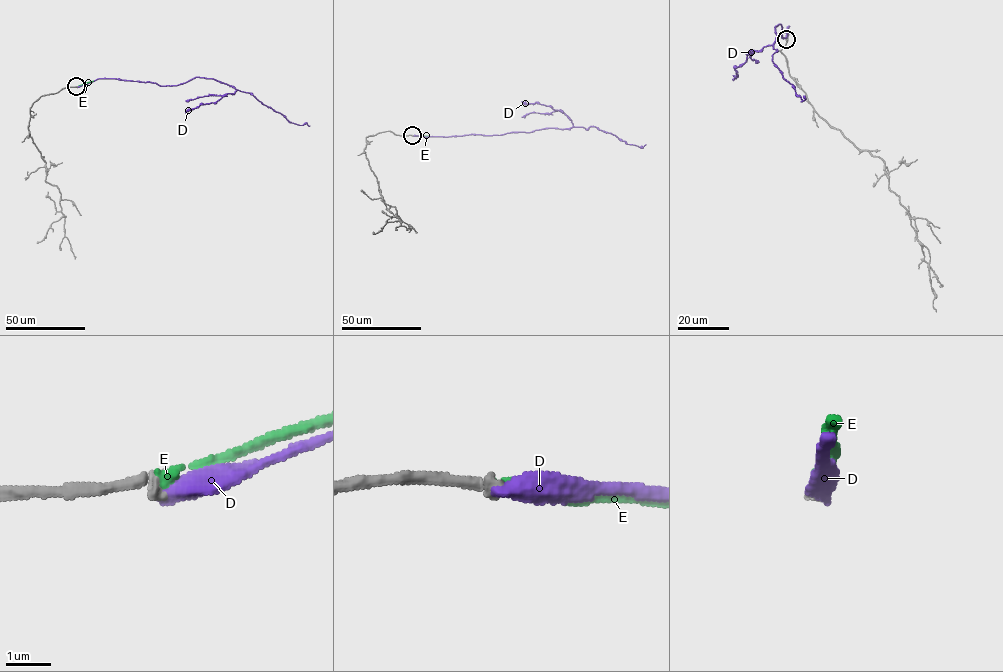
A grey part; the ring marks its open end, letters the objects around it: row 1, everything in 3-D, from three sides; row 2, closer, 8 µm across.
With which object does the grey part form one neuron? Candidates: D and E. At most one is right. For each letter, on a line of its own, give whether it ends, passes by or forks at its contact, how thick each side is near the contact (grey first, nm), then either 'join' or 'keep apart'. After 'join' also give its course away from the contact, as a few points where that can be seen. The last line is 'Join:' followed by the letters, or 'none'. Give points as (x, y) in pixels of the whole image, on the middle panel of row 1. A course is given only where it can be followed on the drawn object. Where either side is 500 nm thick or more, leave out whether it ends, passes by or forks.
D: it ends; calibres 280 and 400 nm; keep apart
E: it ends; calibres 300 and 220 nm; join; course (413, 135), (429, 135)
Join: E

